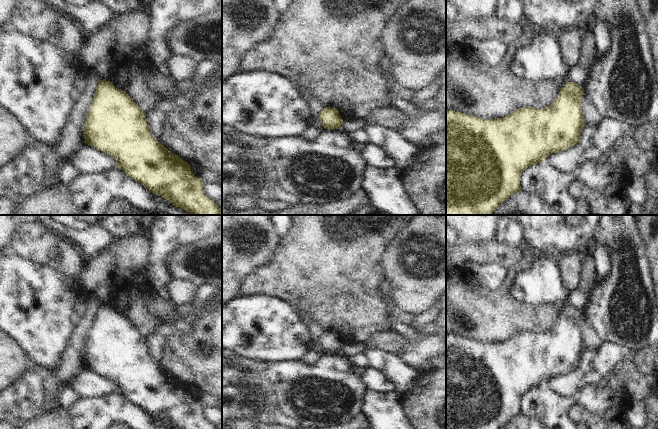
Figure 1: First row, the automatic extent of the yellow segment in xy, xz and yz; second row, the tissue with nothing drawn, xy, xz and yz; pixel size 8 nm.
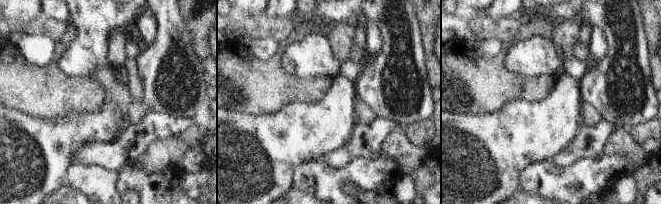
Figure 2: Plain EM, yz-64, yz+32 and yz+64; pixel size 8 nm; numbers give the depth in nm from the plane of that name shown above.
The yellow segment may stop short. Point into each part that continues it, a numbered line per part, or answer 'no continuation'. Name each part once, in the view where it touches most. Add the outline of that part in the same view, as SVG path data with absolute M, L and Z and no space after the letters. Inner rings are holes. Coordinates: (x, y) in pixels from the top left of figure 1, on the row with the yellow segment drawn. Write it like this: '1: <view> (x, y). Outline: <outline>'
no continuation.

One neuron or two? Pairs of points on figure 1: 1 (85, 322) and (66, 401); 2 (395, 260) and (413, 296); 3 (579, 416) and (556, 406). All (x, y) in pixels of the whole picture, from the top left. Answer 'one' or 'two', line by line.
1: two
2: one
3: two

